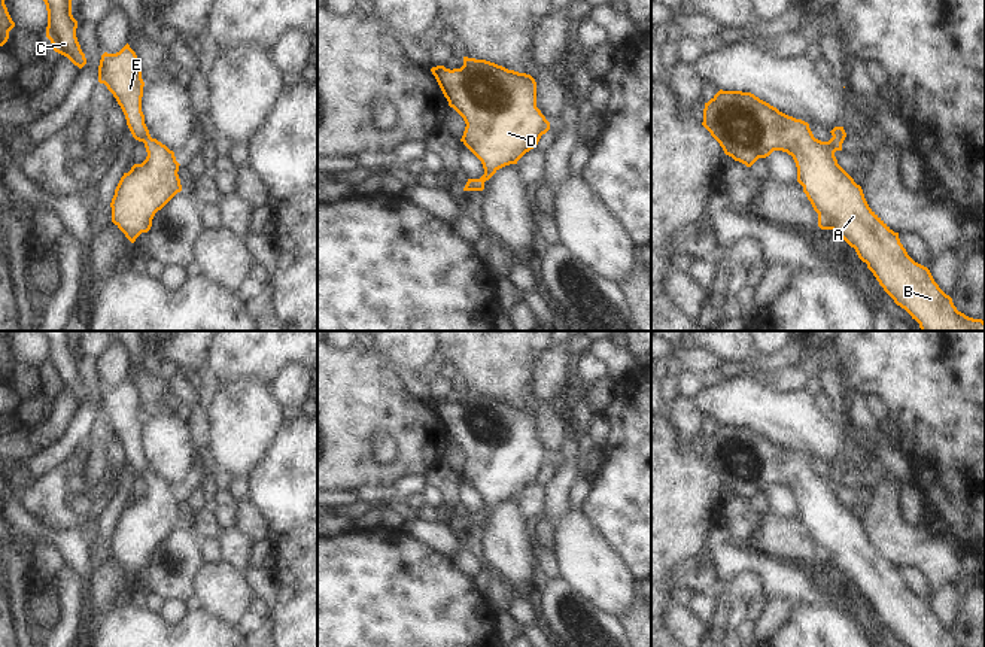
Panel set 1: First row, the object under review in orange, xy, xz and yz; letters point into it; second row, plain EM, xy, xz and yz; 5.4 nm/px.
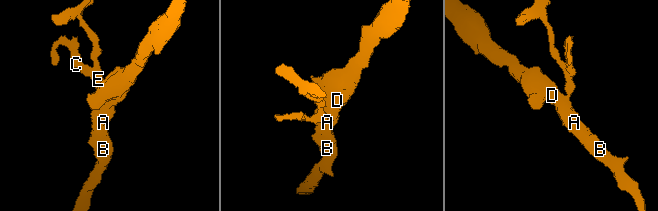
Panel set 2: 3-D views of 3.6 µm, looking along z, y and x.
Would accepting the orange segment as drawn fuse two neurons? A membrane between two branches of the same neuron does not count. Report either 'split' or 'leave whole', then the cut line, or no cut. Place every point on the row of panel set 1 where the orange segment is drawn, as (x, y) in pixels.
leave whole | no cut

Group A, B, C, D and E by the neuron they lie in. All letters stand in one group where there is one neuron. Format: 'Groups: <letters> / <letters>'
Groups: A B C D E.

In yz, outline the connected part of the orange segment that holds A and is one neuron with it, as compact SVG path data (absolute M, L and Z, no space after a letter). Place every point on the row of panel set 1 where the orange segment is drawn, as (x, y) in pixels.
M723 89L705 103L702 125L720 143L726 155L747 167L758 158L769 157L773 151L791 155L797 167L797 182L818 213L818 227L833 230L855 249L884 291L919 324L921 331L985 331L982 319L958 312L952 298L934 282L930 270L908 255L899 233L894 233L869 207L861 186L837 164L834 152L842 151L846 137L843 127L834 127L830 131L833 137L821 142L814 137L808 122L779 112L751 92Z

